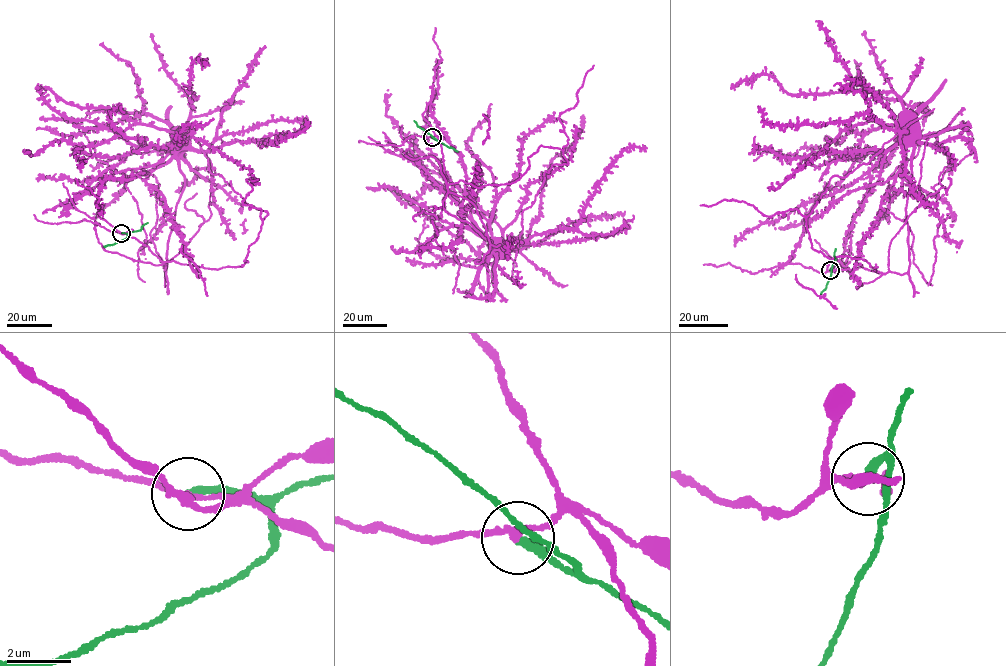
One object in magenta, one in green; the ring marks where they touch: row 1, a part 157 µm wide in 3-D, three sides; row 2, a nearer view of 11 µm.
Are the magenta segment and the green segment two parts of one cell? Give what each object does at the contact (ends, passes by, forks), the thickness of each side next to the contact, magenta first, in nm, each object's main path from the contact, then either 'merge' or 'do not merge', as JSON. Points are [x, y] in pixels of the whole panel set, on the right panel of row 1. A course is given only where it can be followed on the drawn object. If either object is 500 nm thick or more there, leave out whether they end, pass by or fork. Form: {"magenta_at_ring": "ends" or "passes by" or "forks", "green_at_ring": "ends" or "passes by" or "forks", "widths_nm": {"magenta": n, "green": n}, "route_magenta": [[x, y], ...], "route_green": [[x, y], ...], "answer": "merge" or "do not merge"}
{"magenta_at_ring": "passes by", "green_at_ring": "ends", "widths_nm": {"magenta": 160, "green": 260}, "route_magenta": [[830, 270], [862, 267], [877, 273], [907, 272], [905, 207], [912, 135]], "route_green": [[830, 270], [826, 287], [820, 294]], "answer": "do not merge"}

